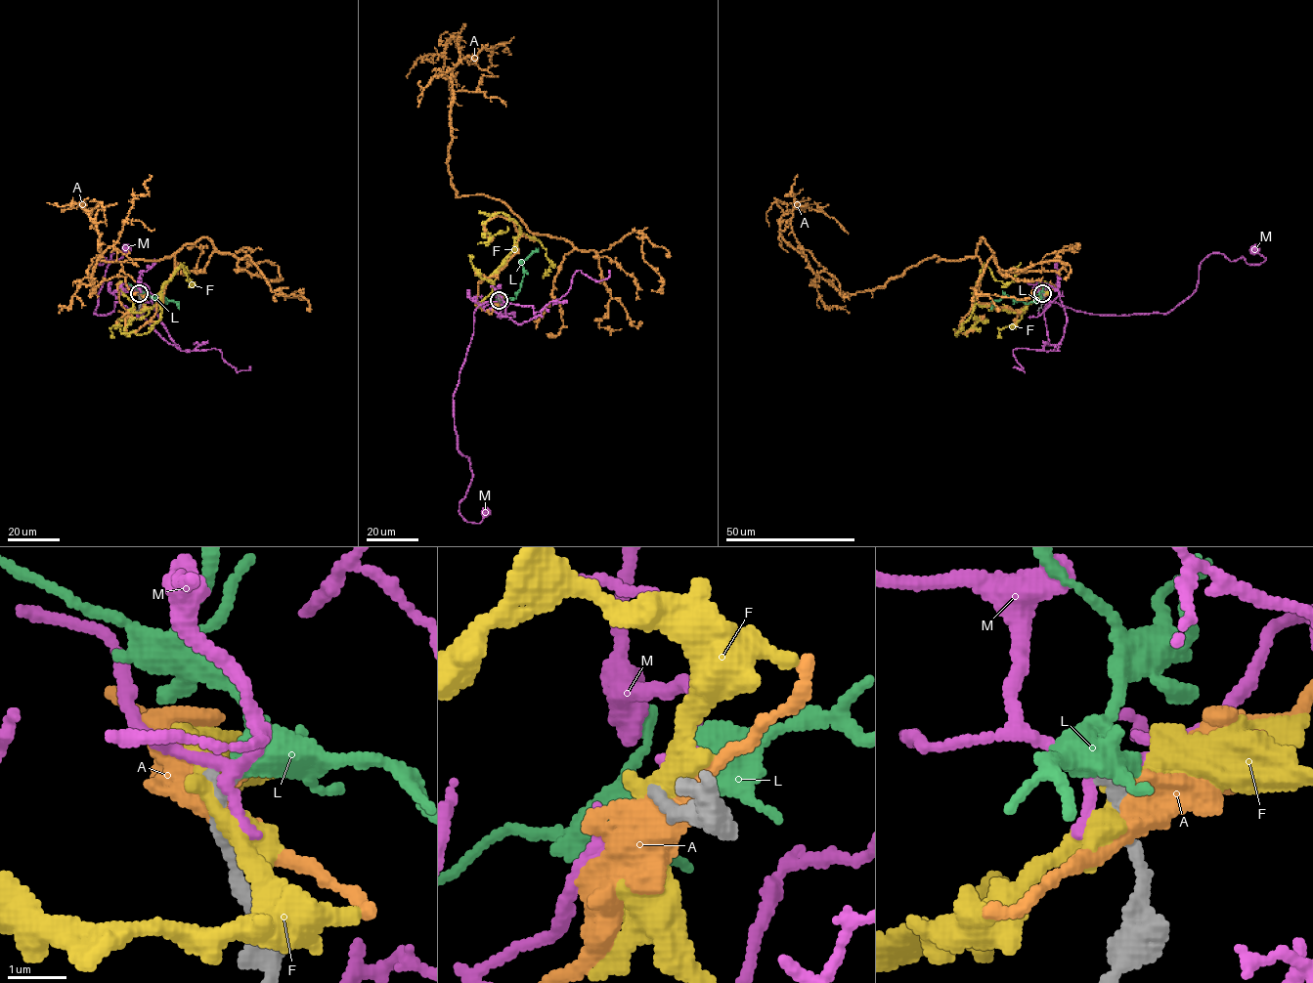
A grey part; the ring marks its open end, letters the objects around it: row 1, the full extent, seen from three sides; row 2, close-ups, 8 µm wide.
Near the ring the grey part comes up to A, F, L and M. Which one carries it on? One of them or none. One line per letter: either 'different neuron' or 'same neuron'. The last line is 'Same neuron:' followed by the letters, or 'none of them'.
A: different neuron
F: different neuron
L: same neuron
M: different neuron
Same neuron: L

